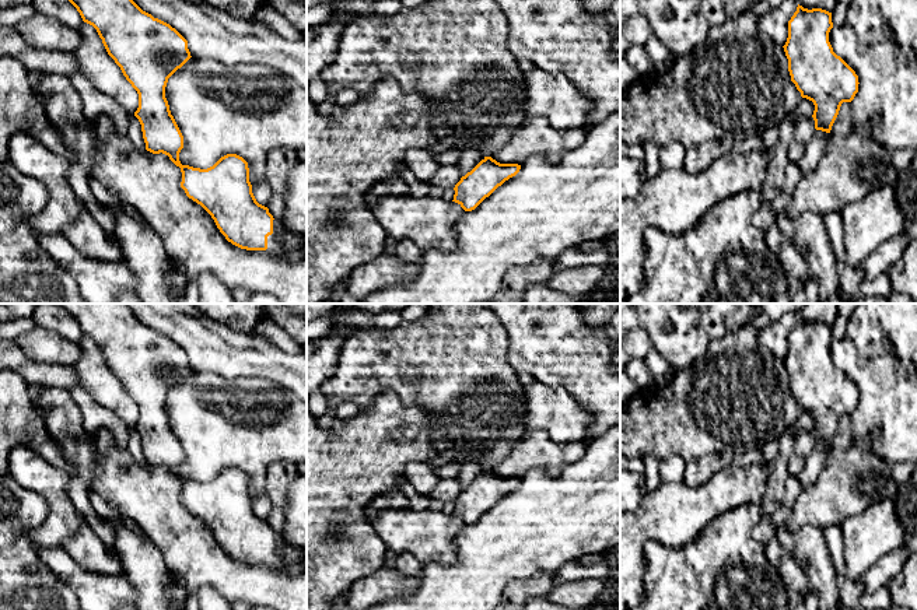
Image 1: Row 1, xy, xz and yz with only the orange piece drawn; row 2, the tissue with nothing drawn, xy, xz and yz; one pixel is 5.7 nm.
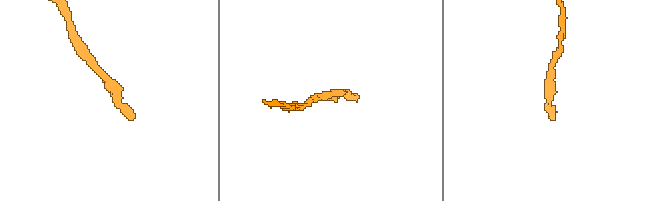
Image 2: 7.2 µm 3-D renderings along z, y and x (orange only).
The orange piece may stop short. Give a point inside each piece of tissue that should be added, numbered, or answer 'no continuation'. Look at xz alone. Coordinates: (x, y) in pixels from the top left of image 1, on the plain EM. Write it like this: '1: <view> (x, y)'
no continuation

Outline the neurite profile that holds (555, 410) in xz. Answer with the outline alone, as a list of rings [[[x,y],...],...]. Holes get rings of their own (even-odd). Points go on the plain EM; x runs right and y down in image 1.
[[[535,381],[524,386],[525,425],[529,431],[546,431],[557,444],[584,442],[594,416],[573,395]]]

